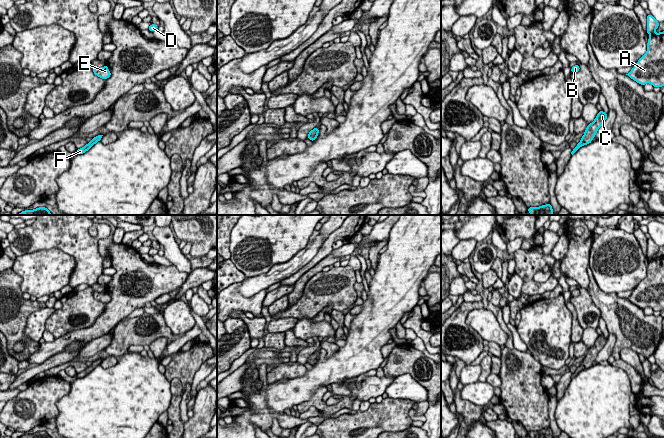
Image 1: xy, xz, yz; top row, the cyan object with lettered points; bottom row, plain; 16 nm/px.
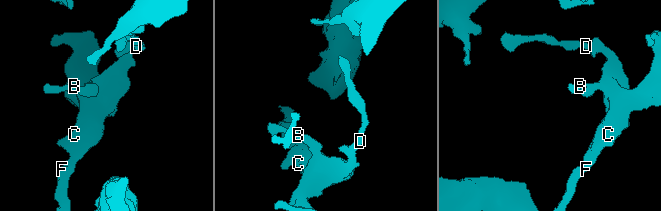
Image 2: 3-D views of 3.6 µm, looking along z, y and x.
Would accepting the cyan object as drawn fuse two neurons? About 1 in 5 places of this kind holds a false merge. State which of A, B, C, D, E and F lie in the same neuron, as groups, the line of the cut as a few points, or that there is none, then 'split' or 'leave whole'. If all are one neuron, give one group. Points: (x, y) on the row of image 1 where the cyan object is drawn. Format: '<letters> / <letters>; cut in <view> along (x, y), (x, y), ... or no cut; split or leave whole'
A B C D E F; no cut; leave whole

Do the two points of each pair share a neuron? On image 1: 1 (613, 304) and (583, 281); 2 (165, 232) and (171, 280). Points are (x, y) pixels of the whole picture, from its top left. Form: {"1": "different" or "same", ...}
{"1": "different", "2": "different"}

